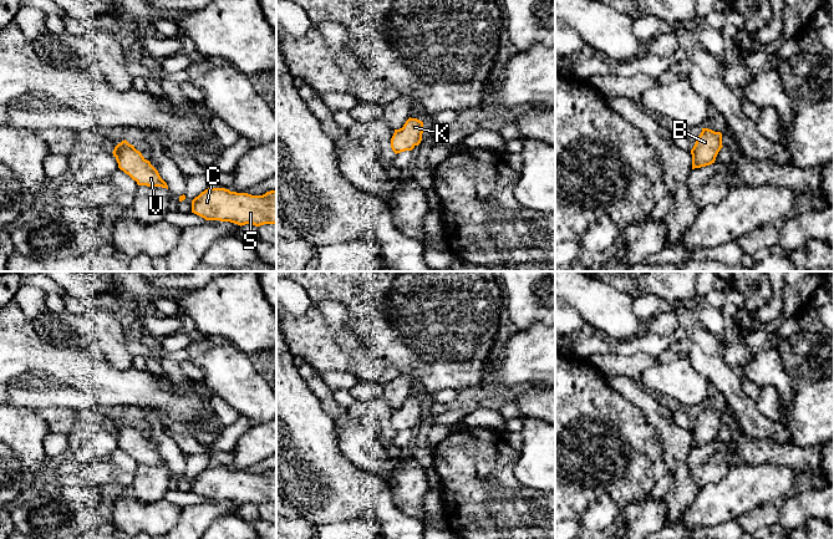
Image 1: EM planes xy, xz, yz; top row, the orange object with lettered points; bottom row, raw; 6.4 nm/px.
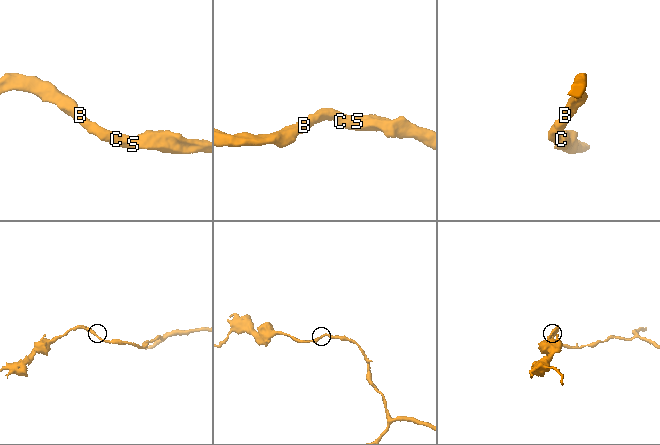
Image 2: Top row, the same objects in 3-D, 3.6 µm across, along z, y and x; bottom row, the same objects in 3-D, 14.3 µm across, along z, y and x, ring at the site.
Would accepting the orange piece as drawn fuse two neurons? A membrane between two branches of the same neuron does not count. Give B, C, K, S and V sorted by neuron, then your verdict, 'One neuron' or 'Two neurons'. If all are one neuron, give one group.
Groups: B C K S V. One neuron

